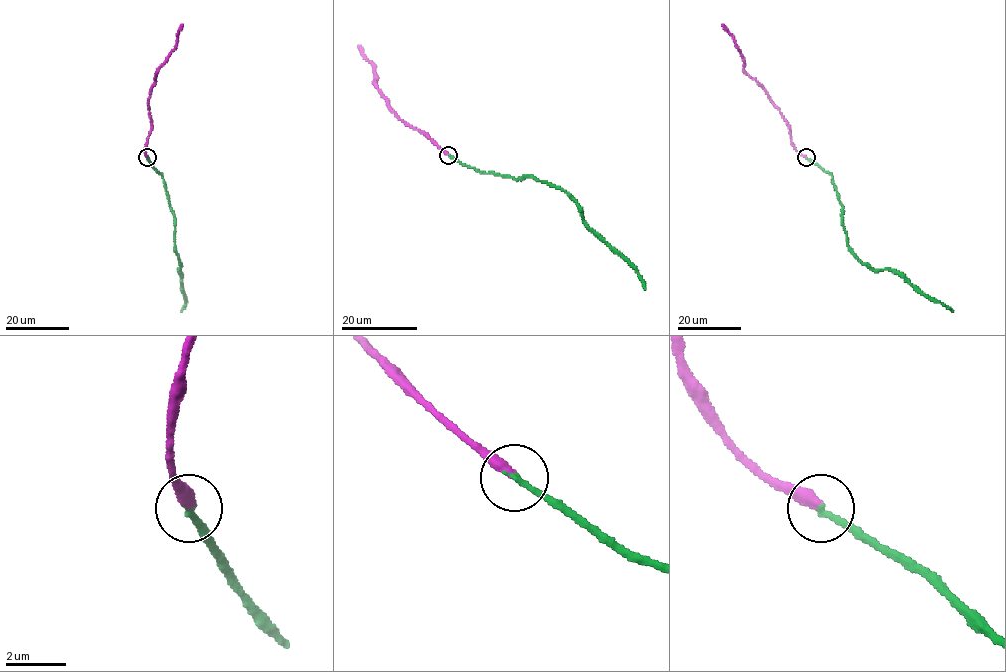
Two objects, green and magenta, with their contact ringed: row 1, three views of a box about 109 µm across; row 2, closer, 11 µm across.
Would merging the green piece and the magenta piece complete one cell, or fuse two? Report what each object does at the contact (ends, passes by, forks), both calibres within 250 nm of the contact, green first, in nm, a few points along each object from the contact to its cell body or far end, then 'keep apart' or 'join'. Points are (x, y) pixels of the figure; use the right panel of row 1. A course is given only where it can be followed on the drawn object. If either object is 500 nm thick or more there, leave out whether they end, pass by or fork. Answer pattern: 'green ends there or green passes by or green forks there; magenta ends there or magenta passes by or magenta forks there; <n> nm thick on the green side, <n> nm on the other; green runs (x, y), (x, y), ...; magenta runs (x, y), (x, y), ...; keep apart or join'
green ends there; magenta ends there; 200 nm thick on the green side, 400 nm on the other; green runs (806, 157), (832, 176), (851, 254), (874, 269), (892, 269), (953, 311); magenta runs (806, 157), (796, 149), (789, 124), (779, 108), (744, 70), (743, 58), (734, 37), (721, 24); join

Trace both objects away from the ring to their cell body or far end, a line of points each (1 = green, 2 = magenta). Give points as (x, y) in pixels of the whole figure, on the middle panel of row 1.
1: (448, 154), (486, 172), (515, 178), (531, 175), (555, 185), (579, 207), (586, 227), (635, 270), (645, 290)
2: (448, 154), (424, 133), (399, 119), (374, 83), (374, 67), (358, 45)

